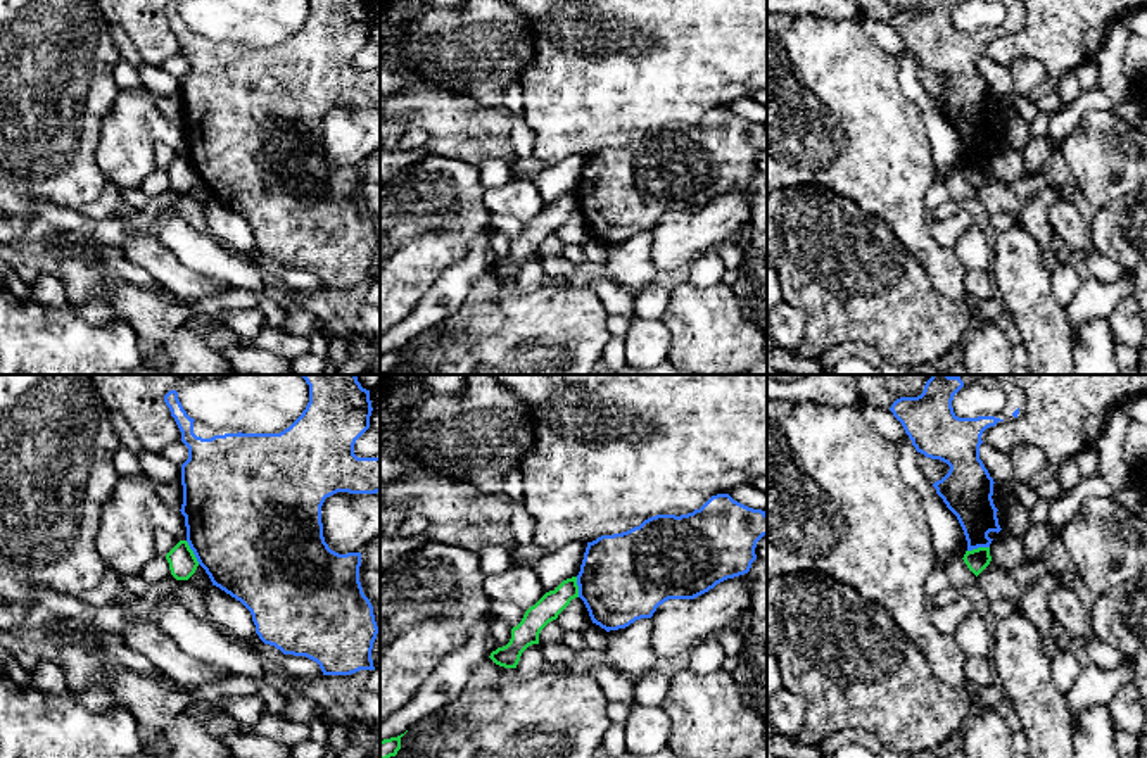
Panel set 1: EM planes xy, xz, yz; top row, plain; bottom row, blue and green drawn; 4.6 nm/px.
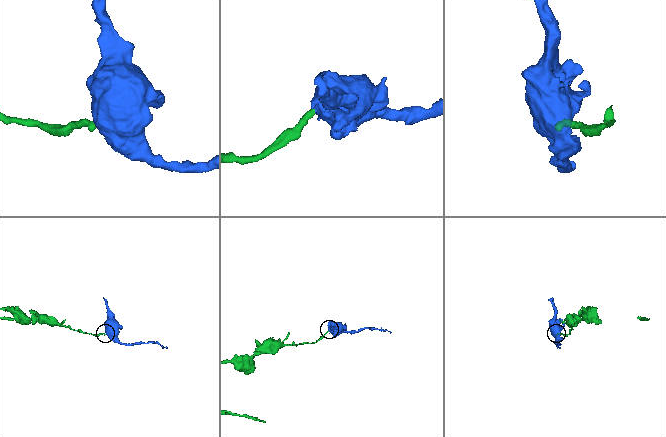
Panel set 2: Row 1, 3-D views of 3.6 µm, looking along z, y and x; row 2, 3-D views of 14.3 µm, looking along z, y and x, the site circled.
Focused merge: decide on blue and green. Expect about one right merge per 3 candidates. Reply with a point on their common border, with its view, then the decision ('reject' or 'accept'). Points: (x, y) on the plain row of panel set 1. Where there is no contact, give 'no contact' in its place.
contact xy (194, 166); reject

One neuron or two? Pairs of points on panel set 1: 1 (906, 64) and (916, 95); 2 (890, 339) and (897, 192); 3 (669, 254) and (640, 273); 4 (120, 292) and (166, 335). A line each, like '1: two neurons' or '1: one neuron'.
1: one neuron
2: two neurons
3: two neurons
4: one neuron

